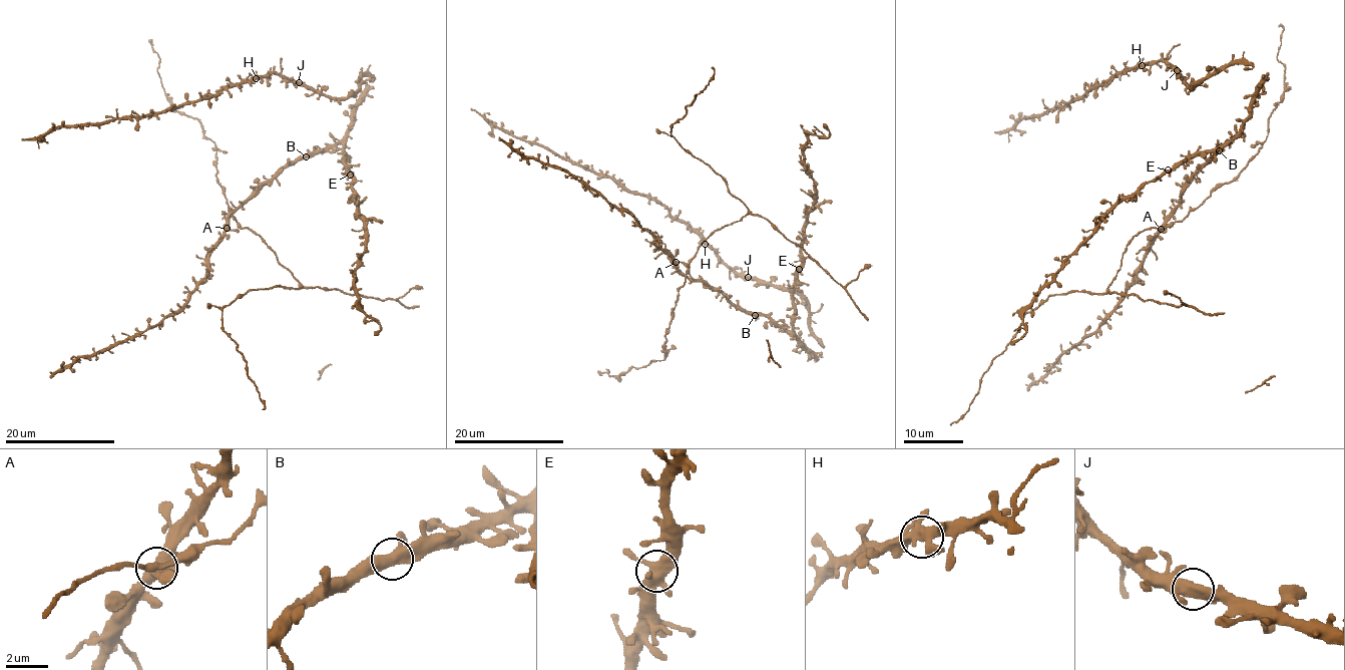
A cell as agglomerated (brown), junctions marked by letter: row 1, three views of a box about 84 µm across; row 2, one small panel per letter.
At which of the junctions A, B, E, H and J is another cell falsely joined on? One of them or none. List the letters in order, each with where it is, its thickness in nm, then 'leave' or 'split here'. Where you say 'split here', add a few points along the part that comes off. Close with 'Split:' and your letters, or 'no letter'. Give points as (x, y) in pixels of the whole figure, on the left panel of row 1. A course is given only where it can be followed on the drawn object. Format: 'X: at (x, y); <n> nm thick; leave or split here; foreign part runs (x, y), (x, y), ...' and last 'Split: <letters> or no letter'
A: at (227, 228); 440 nm thick; leave
B: at (306, 156); 460 nm thick; leave
E: at (350, 175); 440 nm thick; leave
H: at (256, 78); 440 nm thick; leave
J: at (299, 82); 440 nm thick; leave
Split: no letter

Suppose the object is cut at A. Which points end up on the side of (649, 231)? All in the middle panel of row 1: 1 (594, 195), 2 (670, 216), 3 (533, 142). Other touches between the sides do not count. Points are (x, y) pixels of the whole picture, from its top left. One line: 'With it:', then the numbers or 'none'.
With it: 1

